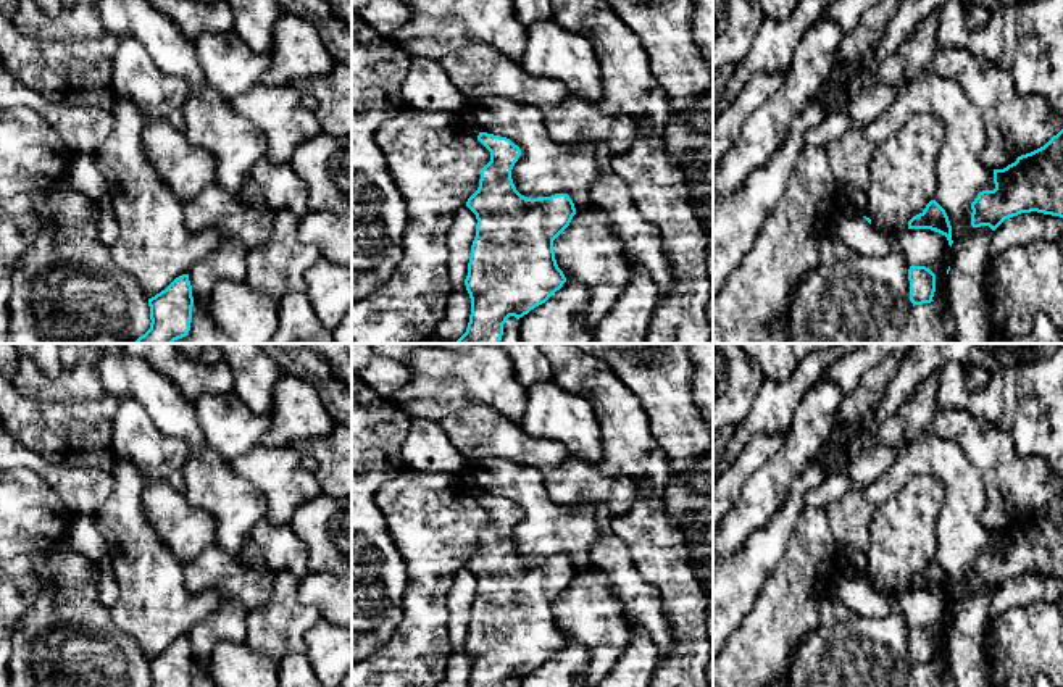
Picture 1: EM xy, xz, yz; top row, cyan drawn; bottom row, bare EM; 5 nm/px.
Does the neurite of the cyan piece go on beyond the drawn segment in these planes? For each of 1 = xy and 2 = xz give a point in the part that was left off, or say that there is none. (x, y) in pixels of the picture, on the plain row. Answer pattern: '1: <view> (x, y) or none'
1: none
2: none

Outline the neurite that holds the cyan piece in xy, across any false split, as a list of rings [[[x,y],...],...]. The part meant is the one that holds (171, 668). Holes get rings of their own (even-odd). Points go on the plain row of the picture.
[[[189,635],[176,639],[165,652],[148,660],[150,687],[190,687],[192,647]]]

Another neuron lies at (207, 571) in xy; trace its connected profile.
[[[215,543],[184,568],[184,582],[190,593],[216,592],[223,598],[237,600],[247,611],[268,605],[274,592],[274,574],[263,561],[247,564],[242,555],[232,556]]]

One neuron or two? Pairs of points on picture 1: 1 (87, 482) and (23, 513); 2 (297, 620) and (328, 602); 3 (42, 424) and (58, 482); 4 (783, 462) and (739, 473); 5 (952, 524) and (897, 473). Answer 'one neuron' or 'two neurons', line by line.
1: two neurons
2: two neurons
3: two neurons
4: two neurons
5: one neuron

